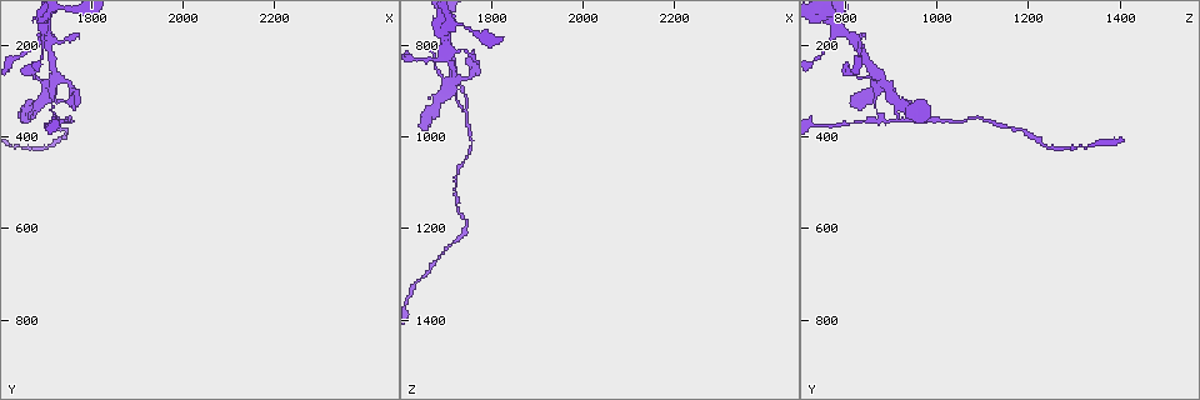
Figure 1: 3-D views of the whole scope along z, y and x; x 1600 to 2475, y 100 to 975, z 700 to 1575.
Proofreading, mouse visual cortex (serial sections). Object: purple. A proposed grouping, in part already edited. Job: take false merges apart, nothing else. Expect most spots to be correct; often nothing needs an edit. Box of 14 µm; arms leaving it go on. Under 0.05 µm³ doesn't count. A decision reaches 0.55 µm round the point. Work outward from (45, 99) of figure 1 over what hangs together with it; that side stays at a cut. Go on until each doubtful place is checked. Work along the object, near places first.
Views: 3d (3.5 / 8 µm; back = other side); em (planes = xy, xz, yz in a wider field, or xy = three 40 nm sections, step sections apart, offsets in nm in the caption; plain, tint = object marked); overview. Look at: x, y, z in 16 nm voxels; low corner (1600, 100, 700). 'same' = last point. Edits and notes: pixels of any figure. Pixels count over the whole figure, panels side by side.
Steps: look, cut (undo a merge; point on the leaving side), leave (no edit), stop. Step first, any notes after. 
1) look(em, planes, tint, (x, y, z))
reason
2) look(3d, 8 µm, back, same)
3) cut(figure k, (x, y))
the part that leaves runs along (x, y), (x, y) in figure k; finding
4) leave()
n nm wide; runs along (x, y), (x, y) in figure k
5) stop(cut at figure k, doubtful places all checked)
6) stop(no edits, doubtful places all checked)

look(3d, 3.5 µm, back, (1725, 365, 865))
sharp bend

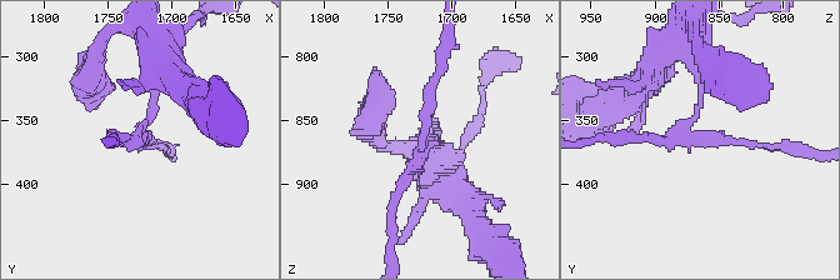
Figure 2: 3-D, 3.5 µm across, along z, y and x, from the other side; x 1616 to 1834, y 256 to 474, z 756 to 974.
look(em, xy, step 3, tint, (1724, 366, 870))

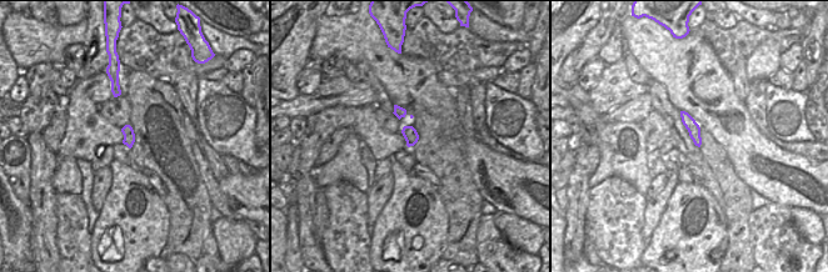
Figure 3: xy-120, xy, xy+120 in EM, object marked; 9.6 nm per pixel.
look(em, planes, tint, same)

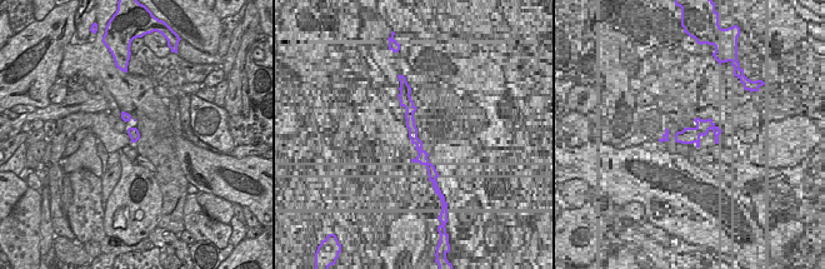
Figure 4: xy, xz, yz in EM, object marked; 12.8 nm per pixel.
cut(figure 2, (426, 109))
arms of 100, 100, 150 nm; the part that leaves runs along (424, 150), (389, 215), (389, 253) in figure 2; a second cell is stuck on

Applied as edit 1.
look(3d, 8 µm, (1680, 265, 860))
calibre changes

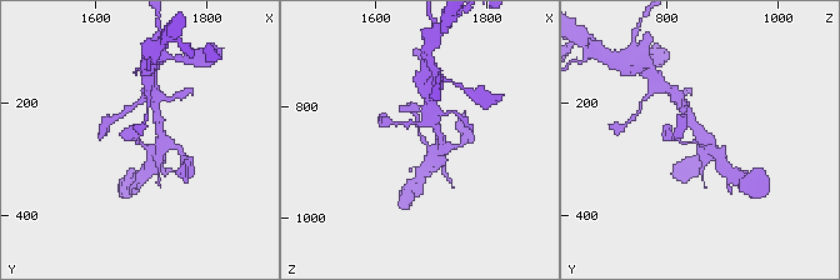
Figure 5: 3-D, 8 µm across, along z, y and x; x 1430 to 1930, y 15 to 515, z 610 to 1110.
look(em, xy, step 5, tint, (1685, 275, 860))

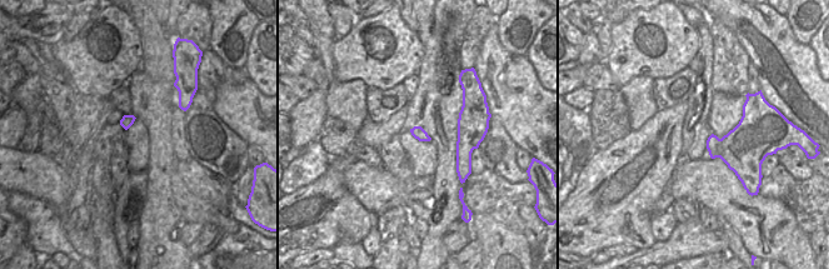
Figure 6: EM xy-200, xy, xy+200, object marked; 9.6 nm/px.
leave()
runs along (439, 159), (408, 109) in figure 5; all the same cell

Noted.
look(3d, 8 µm, (1700, 195, 815))
sudden change in width

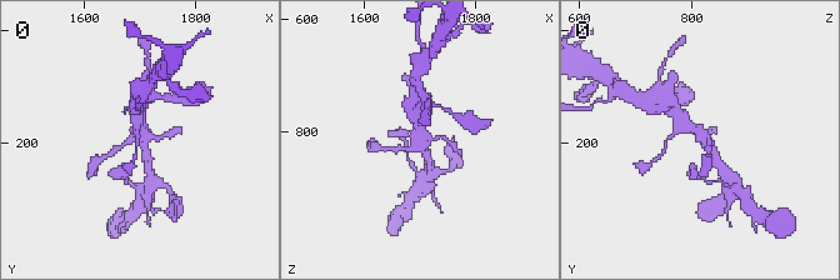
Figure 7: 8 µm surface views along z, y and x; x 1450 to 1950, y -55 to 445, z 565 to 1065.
look(em, xy, step 3, tint, (1705, 185, 820))

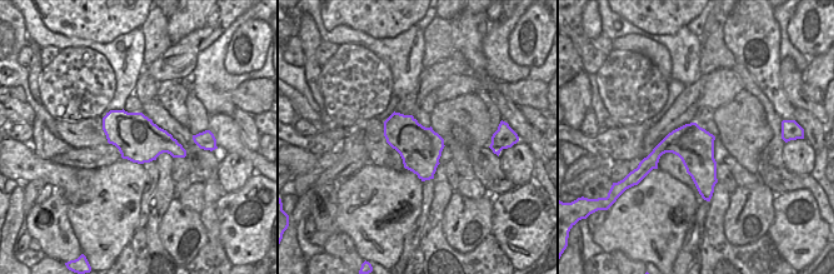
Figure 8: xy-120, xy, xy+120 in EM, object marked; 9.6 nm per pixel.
leave()
runs along (720, 166), (706, 139), (676, 113) in figure 7; one cell here

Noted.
stop(cut at figure 2, doubtful places all checked)

